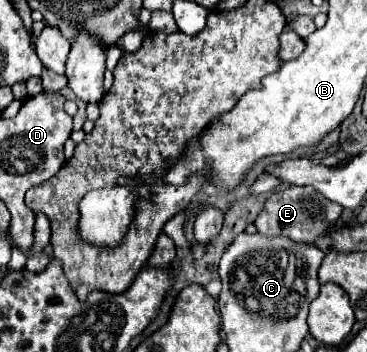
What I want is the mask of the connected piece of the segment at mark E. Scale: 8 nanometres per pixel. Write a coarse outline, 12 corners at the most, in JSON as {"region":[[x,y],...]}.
{"region":[[314,187],[274,191],[254,221],[266,237],[314,243],[340,205]]}

